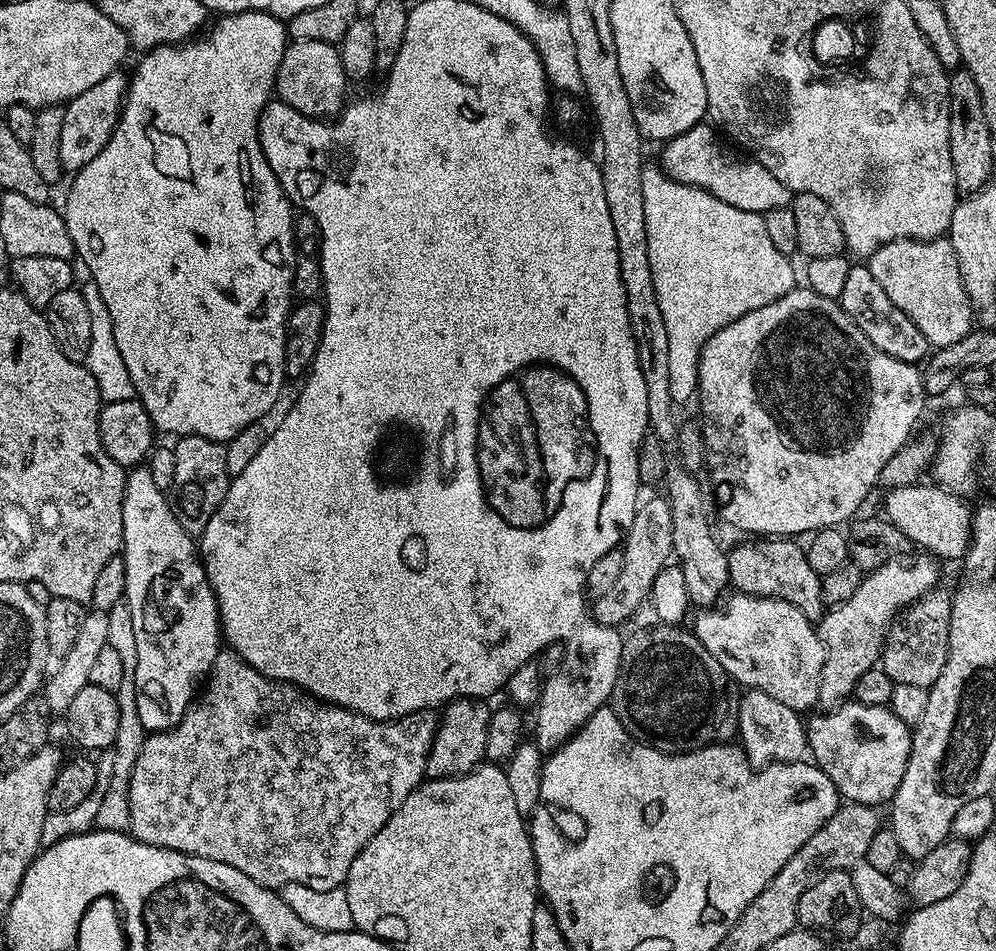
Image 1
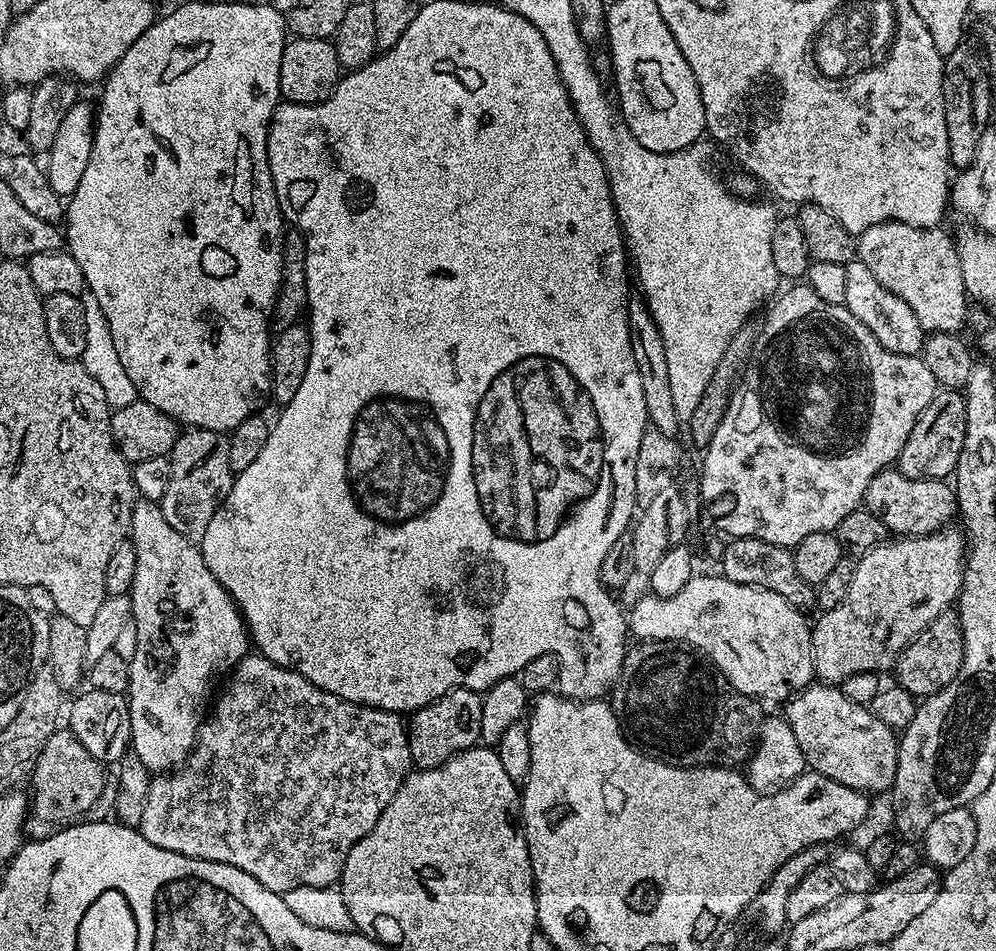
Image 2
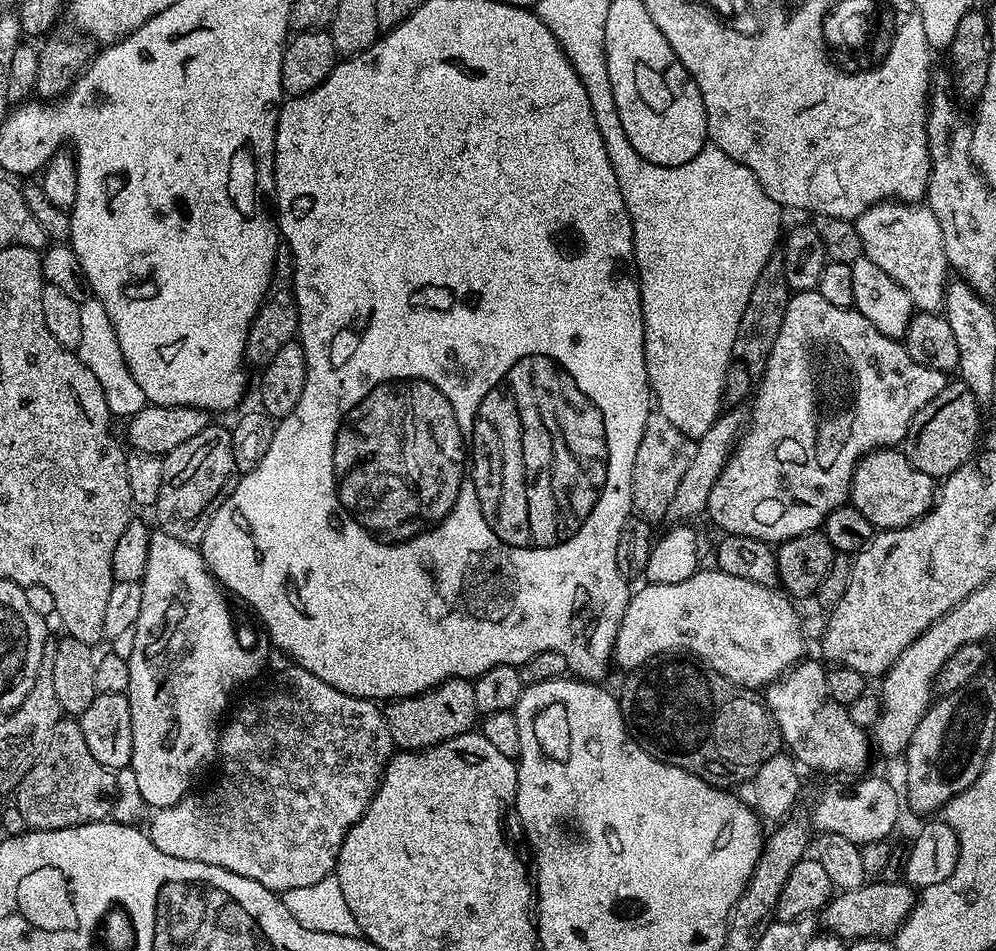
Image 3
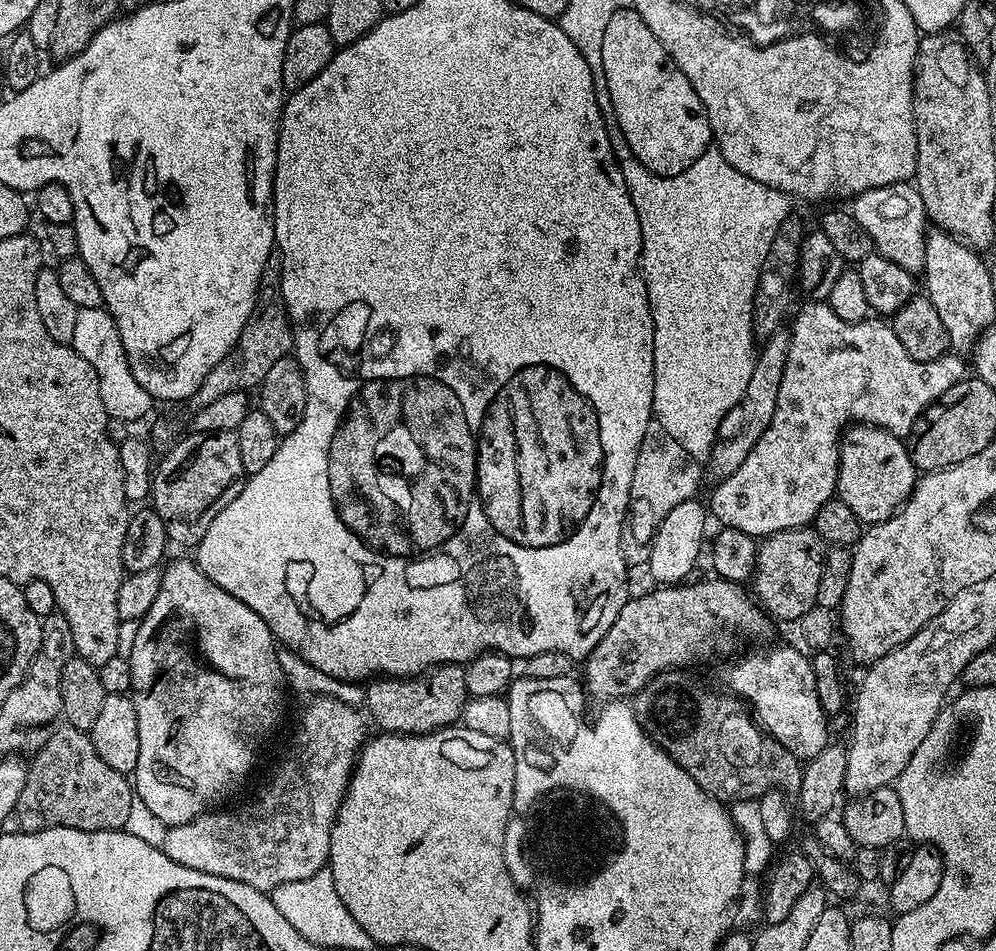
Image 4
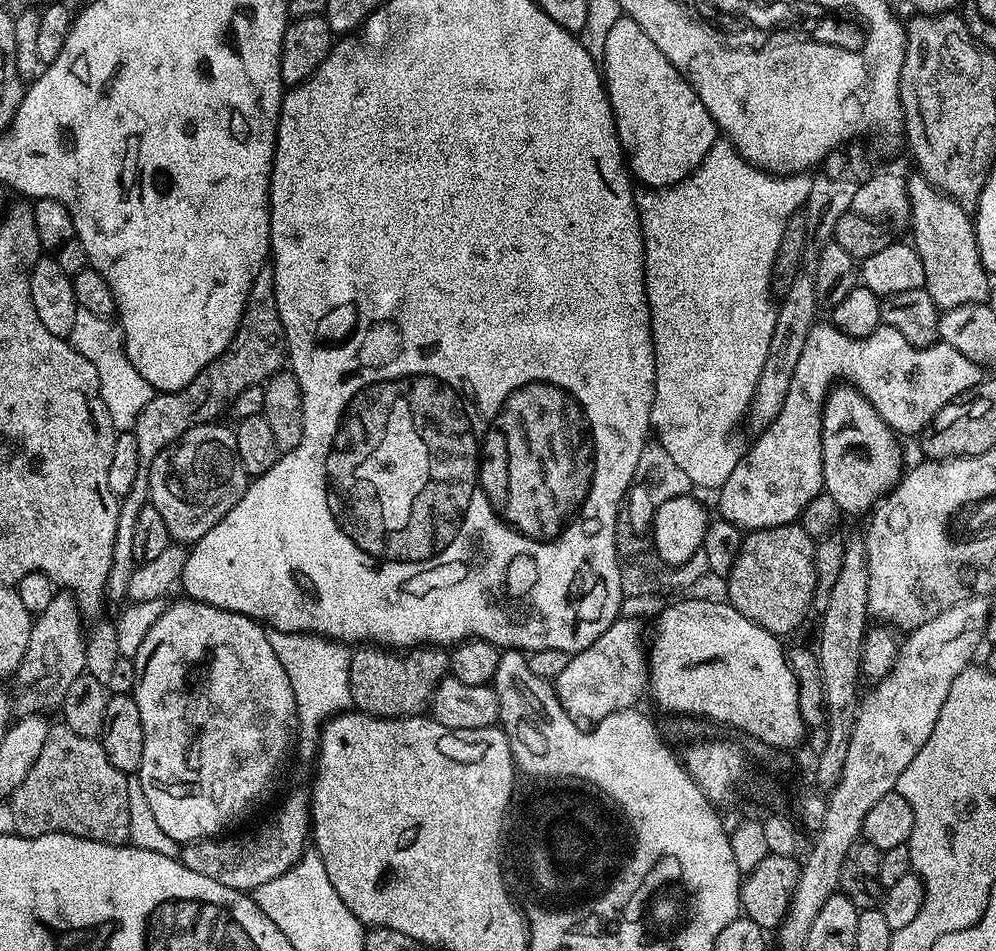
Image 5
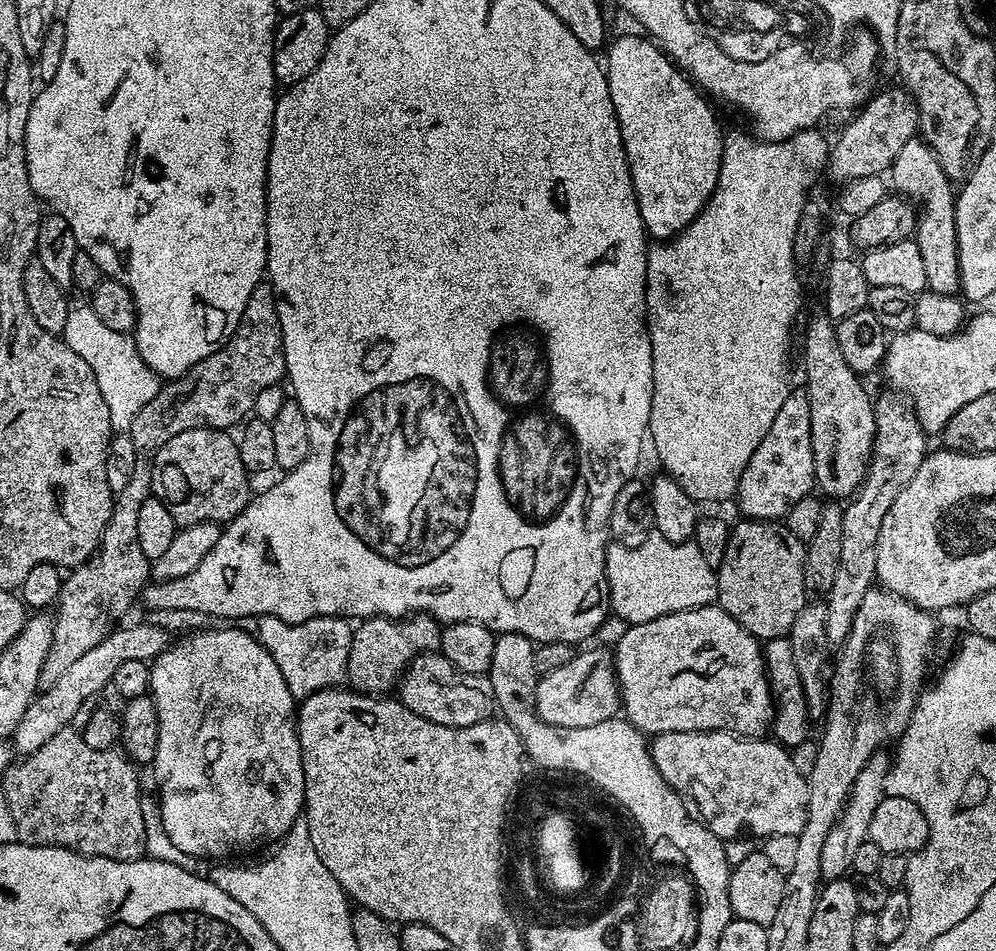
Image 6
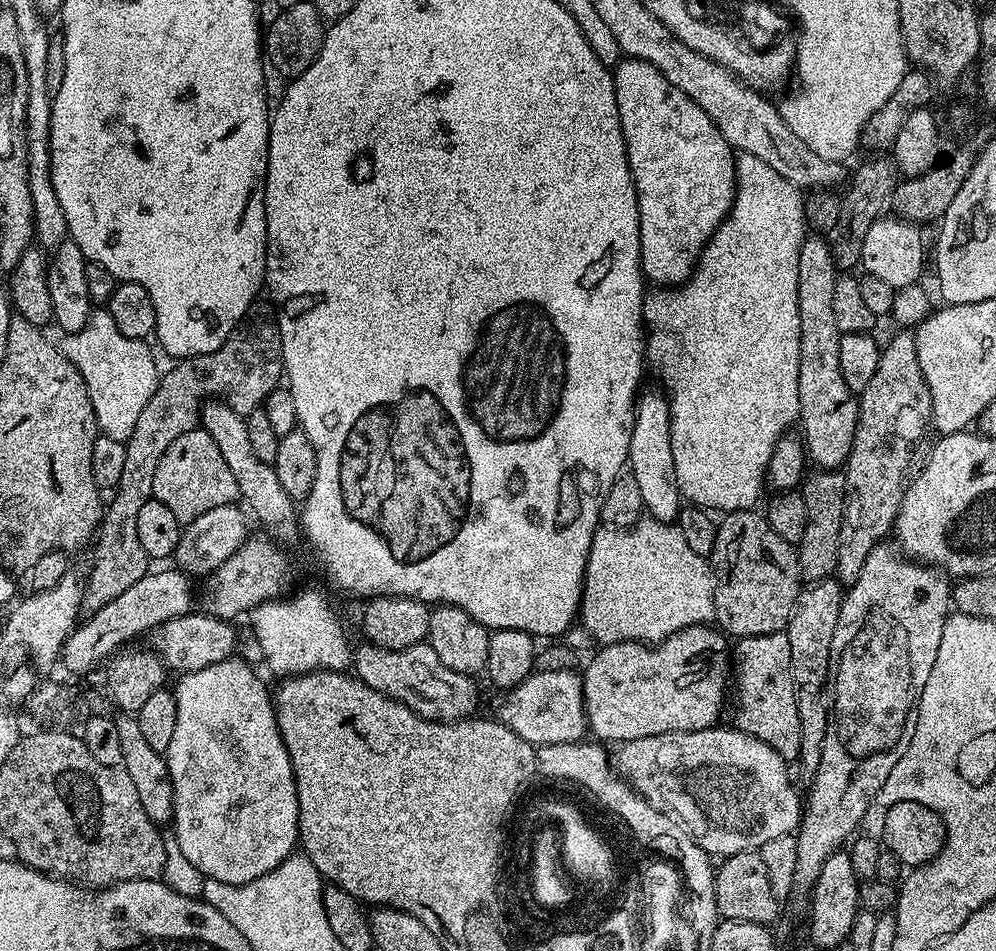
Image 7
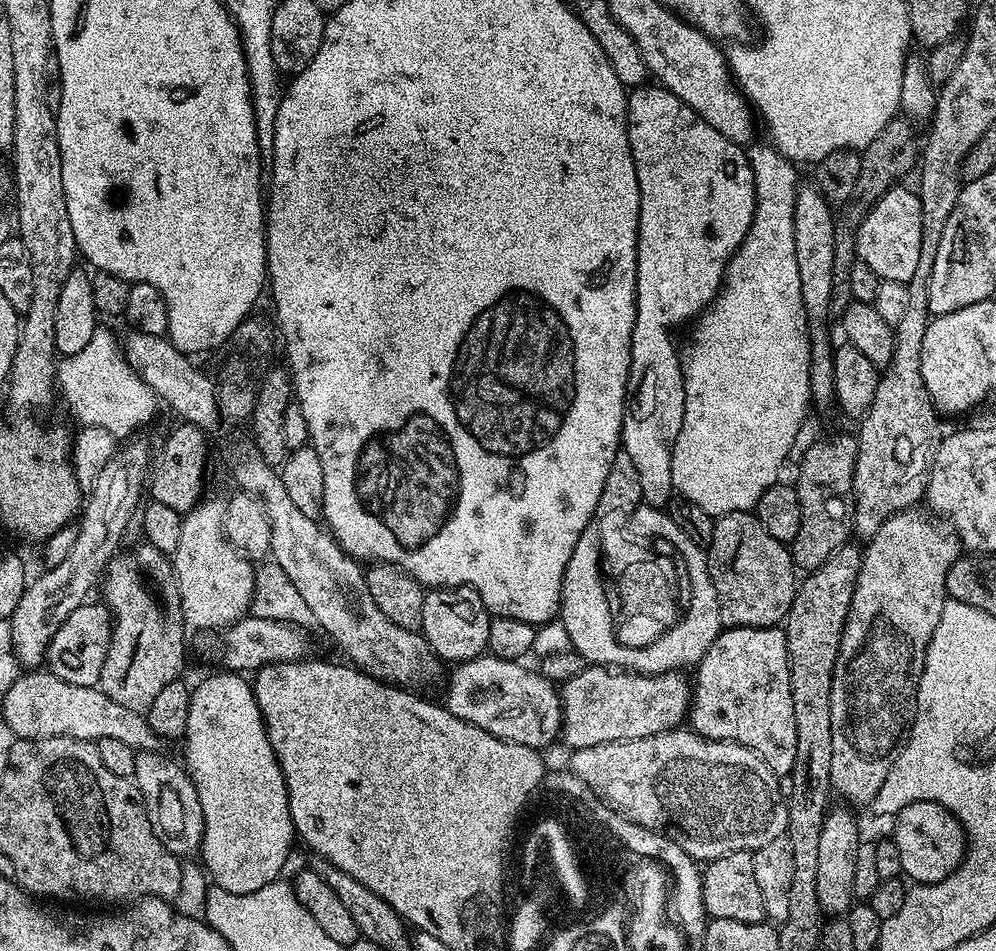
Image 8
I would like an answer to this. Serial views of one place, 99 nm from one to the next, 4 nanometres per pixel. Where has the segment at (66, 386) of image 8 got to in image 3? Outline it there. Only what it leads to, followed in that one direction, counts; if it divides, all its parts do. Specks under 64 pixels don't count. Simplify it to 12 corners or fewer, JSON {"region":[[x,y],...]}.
{"region":[[81,303],[74,349],[98,378],[113,417],[146,406],[130,374],[106,306]]}

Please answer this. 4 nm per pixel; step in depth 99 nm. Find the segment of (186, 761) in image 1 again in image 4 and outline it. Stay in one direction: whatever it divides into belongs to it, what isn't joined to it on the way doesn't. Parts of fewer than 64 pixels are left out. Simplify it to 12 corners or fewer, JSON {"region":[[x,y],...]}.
{"region":[[321,695],[248,808],[171,825],[171,860],[266,893],[325,868],[366,740]]}

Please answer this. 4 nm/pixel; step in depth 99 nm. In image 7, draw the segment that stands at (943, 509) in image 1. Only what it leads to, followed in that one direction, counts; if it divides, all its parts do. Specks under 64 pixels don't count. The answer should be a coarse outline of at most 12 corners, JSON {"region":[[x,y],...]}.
{"region":[[832,244],[798,250],[799,427],[817,469],[847,465],[860,413],[842,378]]}

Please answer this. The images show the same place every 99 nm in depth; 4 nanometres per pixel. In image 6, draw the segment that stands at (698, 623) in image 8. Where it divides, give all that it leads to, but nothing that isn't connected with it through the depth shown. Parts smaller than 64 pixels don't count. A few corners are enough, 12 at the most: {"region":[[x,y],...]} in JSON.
{"region":[[690,539],[609,543],[611,611],[639,626],[717,601]]}

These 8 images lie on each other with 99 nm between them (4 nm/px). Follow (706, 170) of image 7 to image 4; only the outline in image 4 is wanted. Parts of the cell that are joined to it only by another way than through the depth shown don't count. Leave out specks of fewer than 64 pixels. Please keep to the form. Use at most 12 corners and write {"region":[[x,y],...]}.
{"region":[[630,6],[602,38],[611,115],[646,170],[713,143],[702,98]]}

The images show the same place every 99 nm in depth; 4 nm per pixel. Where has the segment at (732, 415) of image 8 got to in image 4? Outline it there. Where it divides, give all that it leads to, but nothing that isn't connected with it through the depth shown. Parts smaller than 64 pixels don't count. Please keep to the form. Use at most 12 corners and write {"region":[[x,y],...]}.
{"region":[[709,147],[642,226],[652,414],[704,458],[754,374],[752,300],[793,201]]}

